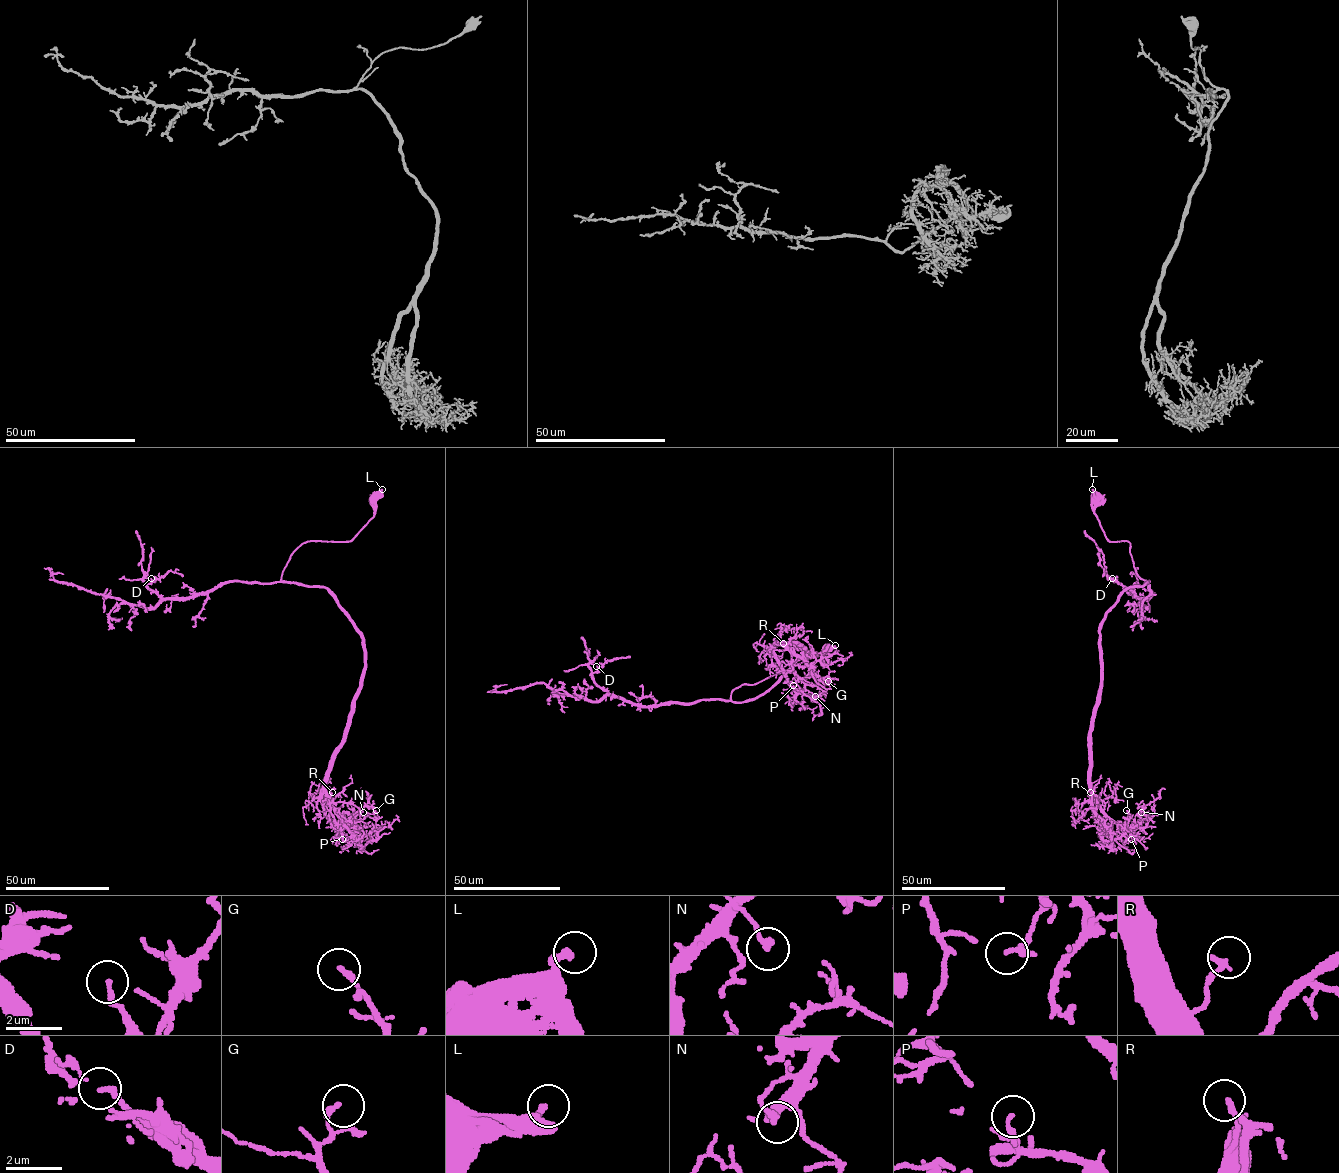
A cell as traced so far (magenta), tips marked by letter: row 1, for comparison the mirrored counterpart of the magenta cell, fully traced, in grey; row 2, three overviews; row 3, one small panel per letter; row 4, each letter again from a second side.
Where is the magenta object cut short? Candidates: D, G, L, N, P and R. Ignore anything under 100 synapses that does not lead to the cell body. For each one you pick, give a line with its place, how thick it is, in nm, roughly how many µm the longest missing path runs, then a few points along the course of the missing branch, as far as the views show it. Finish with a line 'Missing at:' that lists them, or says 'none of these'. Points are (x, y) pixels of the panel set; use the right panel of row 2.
Missing at: none of these

